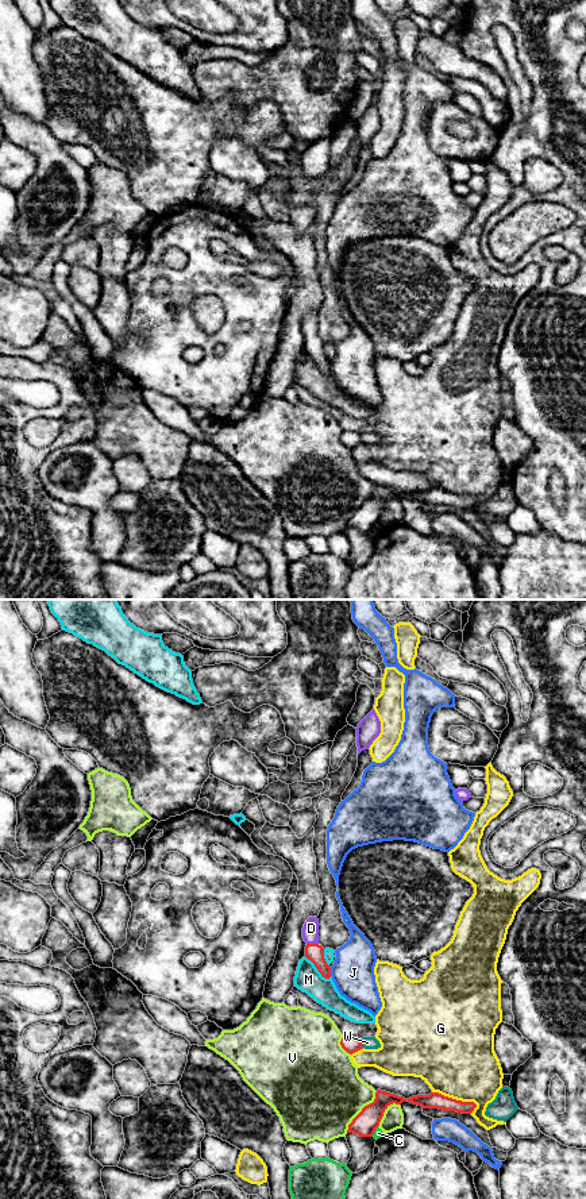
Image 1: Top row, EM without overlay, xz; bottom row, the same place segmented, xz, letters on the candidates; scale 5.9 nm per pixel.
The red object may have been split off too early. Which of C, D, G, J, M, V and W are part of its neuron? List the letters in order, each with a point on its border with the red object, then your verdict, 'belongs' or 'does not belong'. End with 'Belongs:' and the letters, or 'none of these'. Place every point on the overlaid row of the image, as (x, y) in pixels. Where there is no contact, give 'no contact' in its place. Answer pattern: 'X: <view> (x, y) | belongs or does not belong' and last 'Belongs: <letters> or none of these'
C: xz (374, 1130) | does not belong
D: xz (312, 944) | belongs
G: xz (455, 1099) | does not belong
J: xz (330, 971) | does not belong
M: xz (317, 970) | does not belong
V: xz (362, 1110) | does not belong
W: xz (361, 1043) | does not belong
Belongs: D

